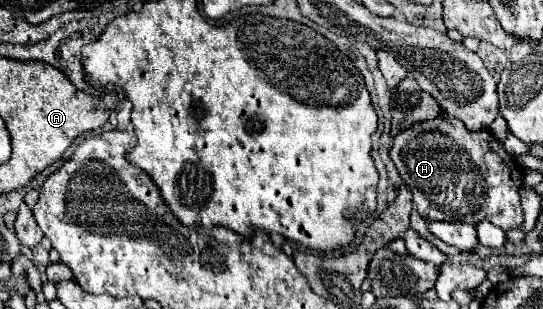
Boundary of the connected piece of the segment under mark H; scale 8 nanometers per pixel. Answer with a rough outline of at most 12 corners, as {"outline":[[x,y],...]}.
{"outline":[[439,117],[389,157],[427,221],[523,223],[521,169]]}

